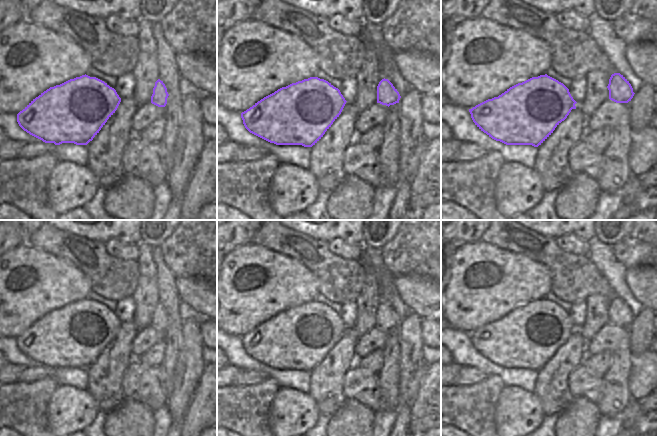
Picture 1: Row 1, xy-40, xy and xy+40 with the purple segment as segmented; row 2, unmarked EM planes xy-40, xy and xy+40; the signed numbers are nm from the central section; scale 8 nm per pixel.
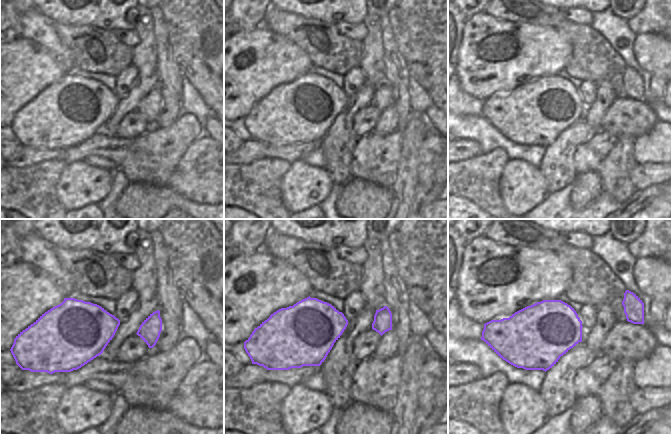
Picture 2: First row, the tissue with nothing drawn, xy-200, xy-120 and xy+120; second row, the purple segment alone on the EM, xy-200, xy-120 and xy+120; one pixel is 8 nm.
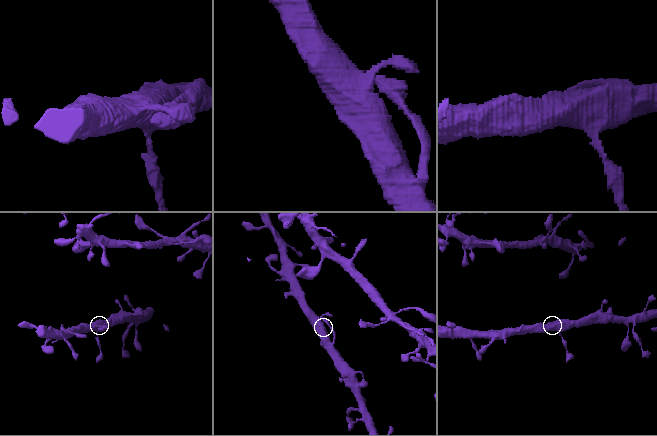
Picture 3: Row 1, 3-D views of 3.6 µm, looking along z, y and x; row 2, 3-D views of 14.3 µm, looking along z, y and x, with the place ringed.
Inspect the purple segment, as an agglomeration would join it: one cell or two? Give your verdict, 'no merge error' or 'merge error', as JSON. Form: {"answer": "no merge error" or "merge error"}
{"answer": "no merge error"}

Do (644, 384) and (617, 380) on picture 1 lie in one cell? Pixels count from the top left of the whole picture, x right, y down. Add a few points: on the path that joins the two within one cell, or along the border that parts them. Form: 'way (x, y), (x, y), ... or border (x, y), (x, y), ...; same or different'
border (631, 359), (631, 369), (629, 372), (630, 398); different

